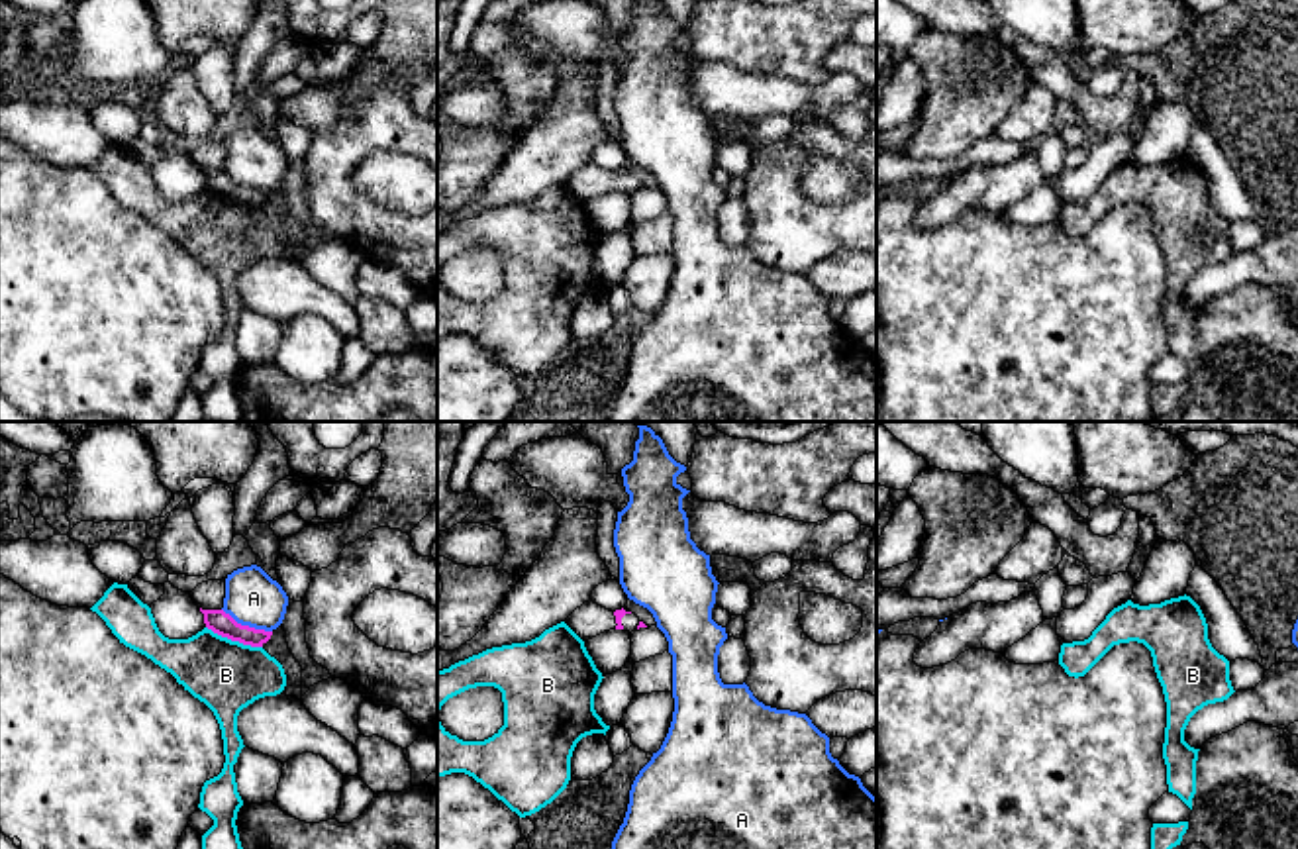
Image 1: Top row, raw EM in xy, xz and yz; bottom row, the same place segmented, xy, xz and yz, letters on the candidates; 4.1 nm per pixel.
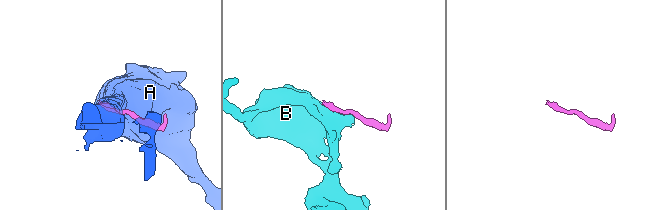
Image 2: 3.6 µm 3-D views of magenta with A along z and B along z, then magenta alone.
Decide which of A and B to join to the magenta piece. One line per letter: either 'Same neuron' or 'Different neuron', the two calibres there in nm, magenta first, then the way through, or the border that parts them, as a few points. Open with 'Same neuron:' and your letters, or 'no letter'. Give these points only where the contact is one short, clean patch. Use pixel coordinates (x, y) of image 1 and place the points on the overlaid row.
Same neuron: no letter
A: Different neuron. Thickness 90 nm (magenta) against 220 nm
B: Different neuron. Thickness 90 nm (magenta) against 300 nm. Boundary: xy (206, 626), (232, 640), (261, 648)

